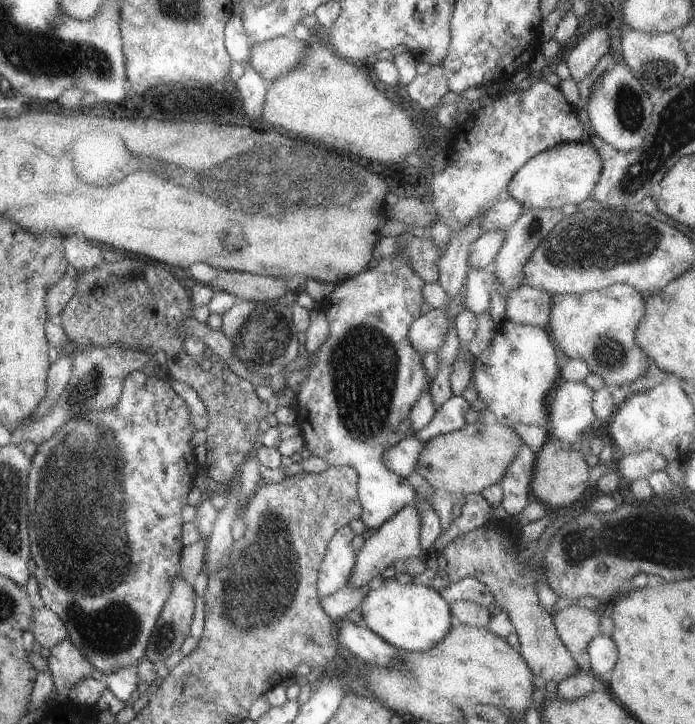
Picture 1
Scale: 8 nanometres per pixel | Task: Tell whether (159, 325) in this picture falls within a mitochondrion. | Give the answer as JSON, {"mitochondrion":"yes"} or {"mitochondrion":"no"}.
{"mitochondrion":"no"}

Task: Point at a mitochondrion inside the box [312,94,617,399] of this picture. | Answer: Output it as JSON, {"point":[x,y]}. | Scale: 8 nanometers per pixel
{"point":[534,230]}

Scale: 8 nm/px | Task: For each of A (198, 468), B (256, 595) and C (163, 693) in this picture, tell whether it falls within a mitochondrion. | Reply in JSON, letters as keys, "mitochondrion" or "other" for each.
{"A":"other","B":"mitochondrion","C":"other"}

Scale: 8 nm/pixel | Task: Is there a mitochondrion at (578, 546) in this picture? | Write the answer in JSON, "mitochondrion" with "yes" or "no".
{"mitochondrion":"yes"}

